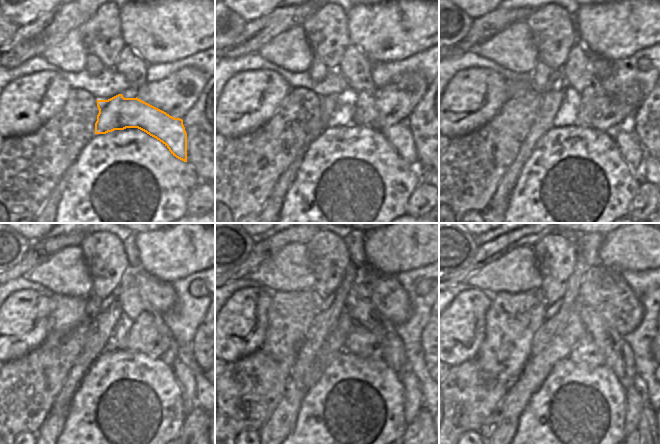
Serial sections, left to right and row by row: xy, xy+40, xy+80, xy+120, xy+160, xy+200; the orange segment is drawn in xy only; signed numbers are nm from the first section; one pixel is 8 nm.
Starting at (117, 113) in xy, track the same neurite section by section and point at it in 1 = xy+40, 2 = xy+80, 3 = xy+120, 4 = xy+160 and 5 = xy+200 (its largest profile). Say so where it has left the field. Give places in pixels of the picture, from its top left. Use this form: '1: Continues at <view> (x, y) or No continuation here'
1: Continues at xy+40 (398, 135)
2: Continues at xy+80 (624, 137)
3: Continues at xy+120 (182, 374)
4: Continues at xy+160 (411, 385)
5: Continues at xy+200 (639, 390).

